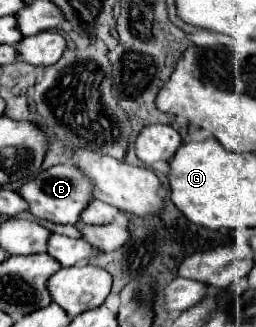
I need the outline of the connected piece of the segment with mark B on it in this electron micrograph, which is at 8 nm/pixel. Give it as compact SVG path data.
M70 164L52 166L40 172L38 176L22 184L18 194L24 196L24 200L28 202L28 210L38 220L48 220L54 224L74 224L80 218L80 212L86 208L88 200L92 200L88 180L84 180L84 176L80 176L80 172L76 172L76 168L72 168Z

